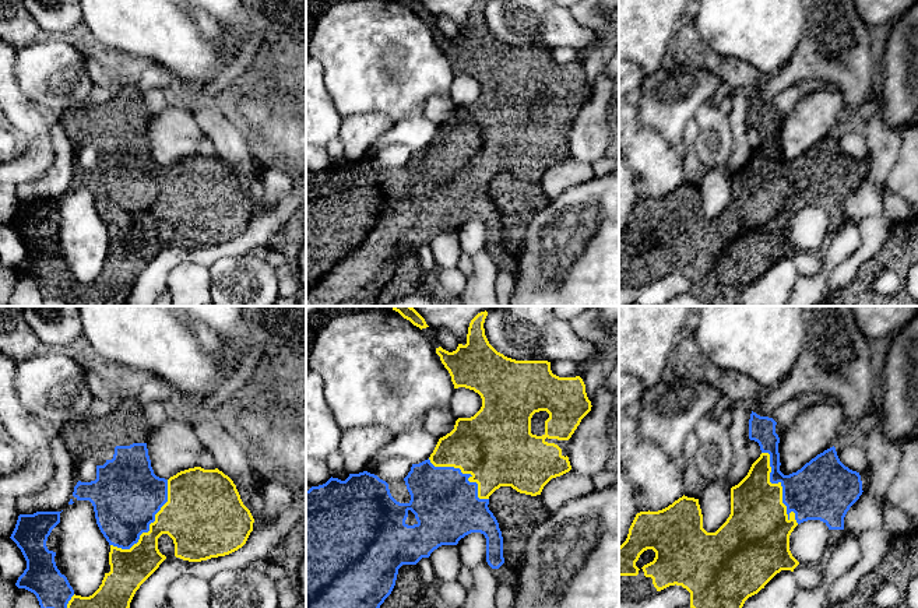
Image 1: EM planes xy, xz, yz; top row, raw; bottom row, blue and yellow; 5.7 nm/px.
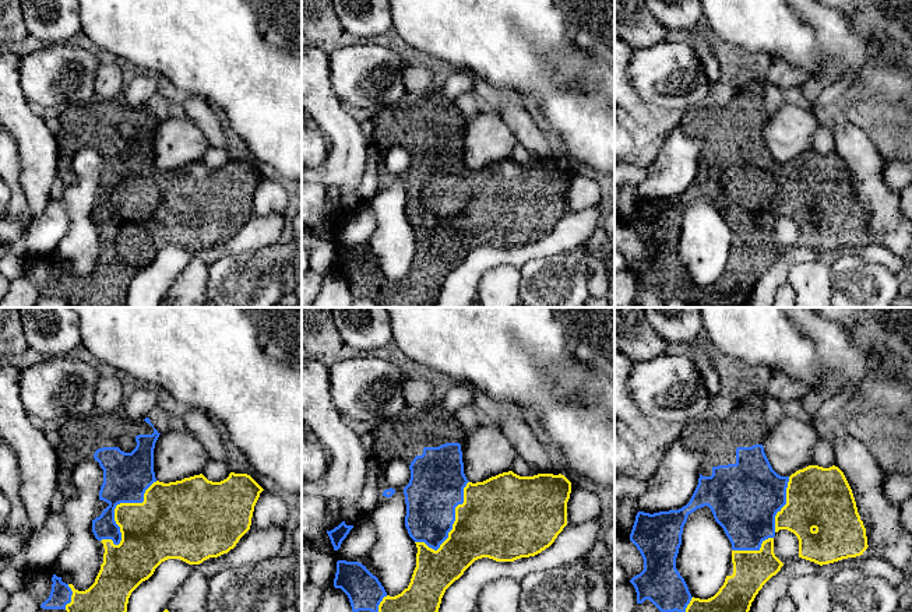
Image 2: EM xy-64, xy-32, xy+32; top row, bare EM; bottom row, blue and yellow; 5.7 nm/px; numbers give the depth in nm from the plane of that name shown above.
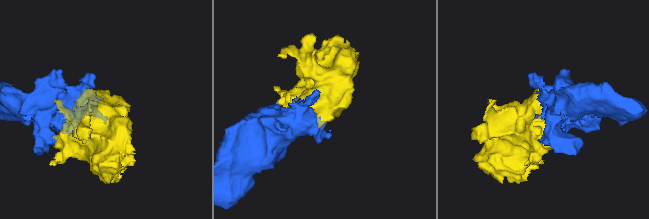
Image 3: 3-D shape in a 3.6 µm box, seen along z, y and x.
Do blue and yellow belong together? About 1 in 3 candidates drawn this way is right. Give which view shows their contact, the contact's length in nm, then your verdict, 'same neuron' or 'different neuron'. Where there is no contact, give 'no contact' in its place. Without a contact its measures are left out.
yz | 460 nm | same neuron

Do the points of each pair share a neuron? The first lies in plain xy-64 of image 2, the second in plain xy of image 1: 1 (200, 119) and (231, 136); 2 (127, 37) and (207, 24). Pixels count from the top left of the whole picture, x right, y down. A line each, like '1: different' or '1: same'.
1: same
2: different

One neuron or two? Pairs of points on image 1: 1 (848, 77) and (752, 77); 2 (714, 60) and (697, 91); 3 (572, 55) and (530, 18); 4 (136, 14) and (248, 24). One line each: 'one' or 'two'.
1: two
2: two
3: two
4: one

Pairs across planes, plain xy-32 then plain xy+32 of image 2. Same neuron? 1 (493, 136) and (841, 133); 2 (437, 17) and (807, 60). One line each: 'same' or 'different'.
1: different
2: same

